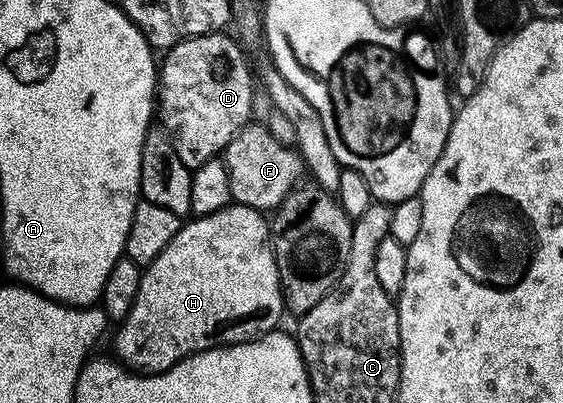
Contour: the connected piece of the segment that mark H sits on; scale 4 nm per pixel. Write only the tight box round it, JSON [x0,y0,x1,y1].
[116,202,286,374]

